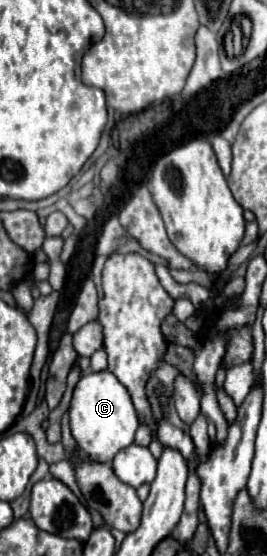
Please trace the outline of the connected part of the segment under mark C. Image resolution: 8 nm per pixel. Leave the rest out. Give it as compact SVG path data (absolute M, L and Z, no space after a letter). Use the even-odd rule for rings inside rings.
M82 372L70 402L70 428L72 436L92 460L112 462L118 450L130 446L134 442L134 434L138 428L138 414L134 410L132 398L128 390L120 384L120 380L108 372Z

